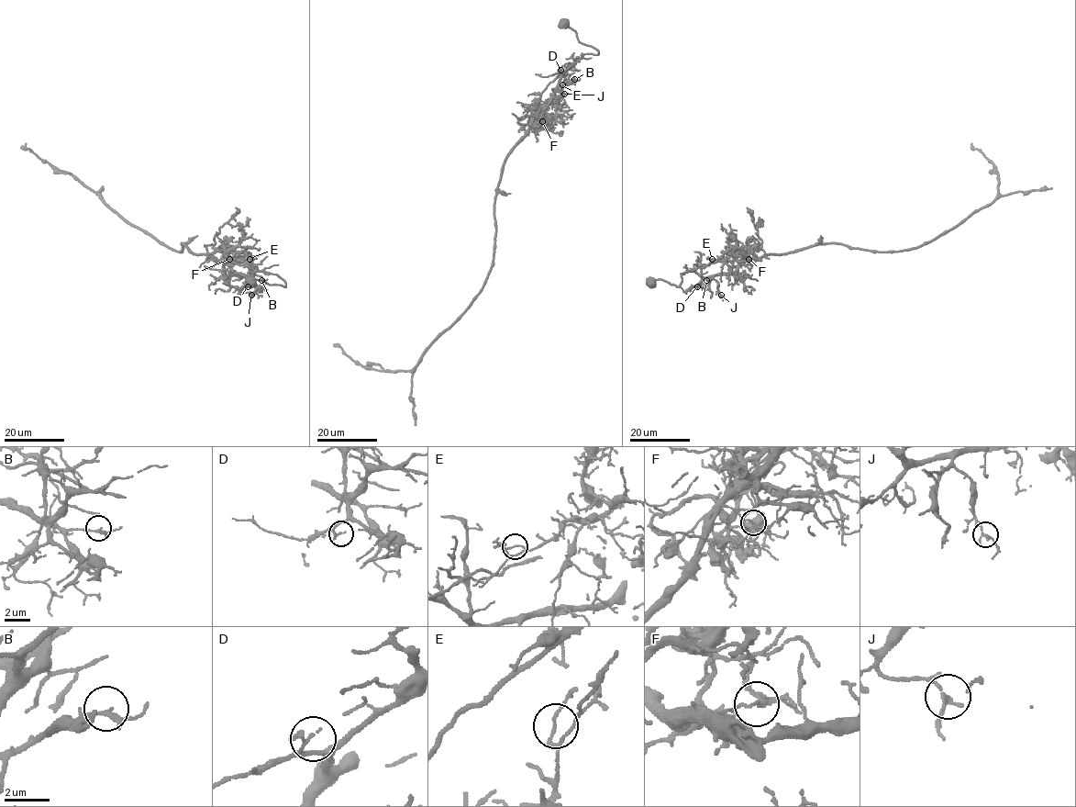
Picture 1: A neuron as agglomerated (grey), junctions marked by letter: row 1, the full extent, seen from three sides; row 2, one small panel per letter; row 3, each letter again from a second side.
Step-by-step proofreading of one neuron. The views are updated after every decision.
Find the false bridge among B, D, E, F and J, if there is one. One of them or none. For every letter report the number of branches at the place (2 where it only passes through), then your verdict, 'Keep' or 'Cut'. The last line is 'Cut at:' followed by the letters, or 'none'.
B: Branches: 3. Keep
D: Branches: 2. Keep
E: Branches: 3. Keep
F: Branches: 3. Cut
J: Branches: 3. Keep
Cut at: F

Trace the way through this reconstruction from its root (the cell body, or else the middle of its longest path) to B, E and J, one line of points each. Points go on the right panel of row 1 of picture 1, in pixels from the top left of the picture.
B: (649, 282), (661, 279), (679, 286), (681, 274), (688, 272), (713, 277), (706, 280)
E: (649, 282), (661, 279), (679, 286), (681, 274), (726, 259), (730, 255), (731, 247), (735, 249), (712, 259)
J: (649, 282), (661, 279), (679, 286), (681, 274), (694, 272), (704, 277), (712, 276), (717, 282), (721, 295)

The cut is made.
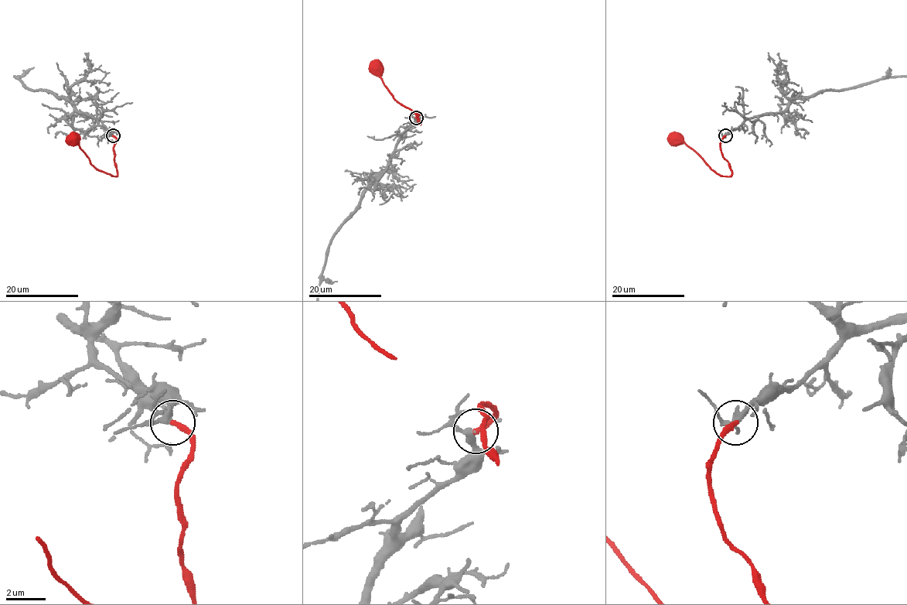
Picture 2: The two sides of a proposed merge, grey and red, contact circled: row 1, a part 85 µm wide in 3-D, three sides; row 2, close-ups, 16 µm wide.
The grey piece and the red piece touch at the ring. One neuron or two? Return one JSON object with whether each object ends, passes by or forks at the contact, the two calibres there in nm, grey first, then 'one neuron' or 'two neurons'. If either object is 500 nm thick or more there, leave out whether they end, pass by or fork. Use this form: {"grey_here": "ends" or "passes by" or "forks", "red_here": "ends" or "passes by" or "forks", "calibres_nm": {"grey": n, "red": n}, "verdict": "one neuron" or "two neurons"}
{"grey_here": "passes by", "red_here": "ends", "calibres_nm": {"grey": 280, "red": 280}, "verdict": "one neuron"}

